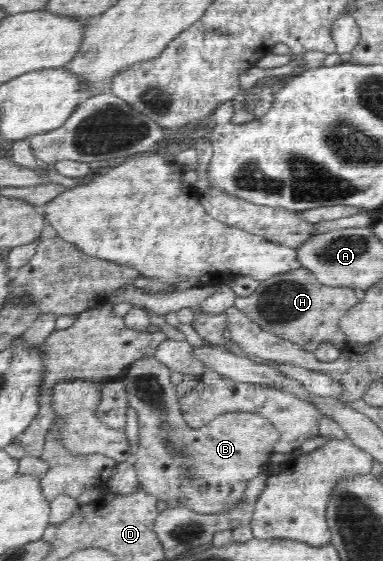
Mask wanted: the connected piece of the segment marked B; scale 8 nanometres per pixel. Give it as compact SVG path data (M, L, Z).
M149 357L141 359L141 361L131 366L120 377L121 381L125 384L126 393L128 396L128 403L130 407L135 409L138 417L138 451L133 457L134 469L136 471L136 477L143 490L154 495L159 501L165 501L168 507L186 507L196 511L197 513L205 514L220 514L227 511L229 508L240 504L240 501L245 498L245 488L248 486L250 479L256 478L263 471L267 471L266 465L268 464L269 456L275 452L274 445L280 440L279 430L266 418L256 413L251 412L229 412L220 416L217 416L210 424L197 429L193 429L186 425L184 417L182 416L181 406L179 406L179 399L176 395L176 385L171 383L170 373L172 371L158 359Z

